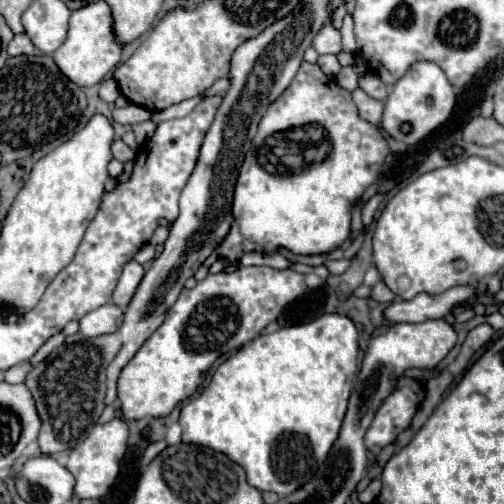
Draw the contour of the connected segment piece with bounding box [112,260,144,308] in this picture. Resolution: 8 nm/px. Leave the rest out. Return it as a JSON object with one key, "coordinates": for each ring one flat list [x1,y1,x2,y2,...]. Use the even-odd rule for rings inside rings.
{"coordinates":[[128,262,122,270,122,276,118,280,118,286,112,294,112,300,120,306,120,308,126,308,140,284,140,280,144,278,144,268,138,264,138,262]]}

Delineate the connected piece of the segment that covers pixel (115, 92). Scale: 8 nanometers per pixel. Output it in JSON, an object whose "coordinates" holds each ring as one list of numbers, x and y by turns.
{"coordinates":[[108,78,108,80,106,80,106,92,102,92,102,98,104,98,106,102,114,102,118,96,120,96,120,88,118,88,116,80,114,80,114,78]]}

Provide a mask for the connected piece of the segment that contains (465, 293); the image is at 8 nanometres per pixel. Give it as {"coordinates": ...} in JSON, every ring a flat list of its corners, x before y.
{"coordinates":[[476,284,476,286,456,286,450,288,442,294,418,294,412,300,396,300,392,304,388,304,388,308,384,310,384,318,390,322,424,322,430,318,444,318,456,304,468,300,474,292,484,292,486,286,484,284]]}

